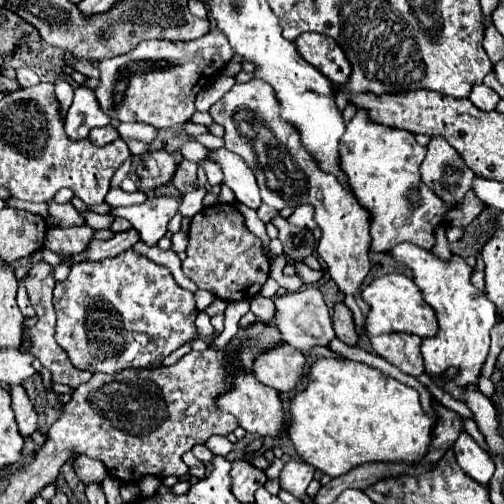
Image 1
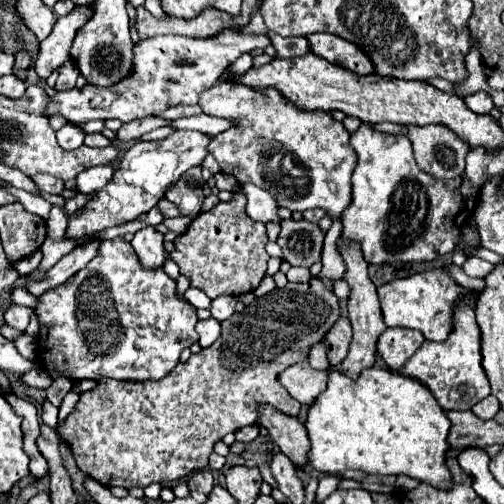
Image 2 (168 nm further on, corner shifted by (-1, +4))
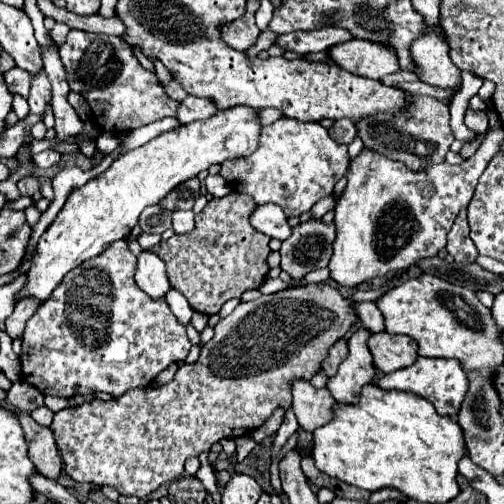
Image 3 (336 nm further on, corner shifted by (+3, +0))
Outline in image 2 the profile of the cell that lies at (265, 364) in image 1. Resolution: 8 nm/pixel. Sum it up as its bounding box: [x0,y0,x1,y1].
[280,362,328,406]

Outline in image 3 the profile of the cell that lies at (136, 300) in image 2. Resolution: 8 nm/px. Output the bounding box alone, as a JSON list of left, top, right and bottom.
[20,240,190,398]

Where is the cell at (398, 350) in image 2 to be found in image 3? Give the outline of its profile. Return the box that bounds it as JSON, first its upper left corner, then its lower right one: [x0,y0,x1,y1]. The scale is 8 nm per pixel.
[368,332,418,374]

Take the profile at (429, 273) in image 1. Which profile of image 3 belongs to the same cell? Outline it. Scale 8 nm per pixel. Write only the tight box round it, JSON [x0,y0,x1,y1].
[378,356,470,416]

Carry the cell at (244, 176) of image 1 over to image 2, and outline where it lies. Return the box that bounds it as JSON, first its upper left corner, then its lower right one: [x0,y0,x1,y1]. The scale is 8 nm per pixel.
[242,184,282,224]

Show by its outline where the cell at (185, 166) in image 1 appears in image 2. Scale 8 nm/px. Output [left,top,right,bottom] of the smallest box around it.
[166,168,204,216]

